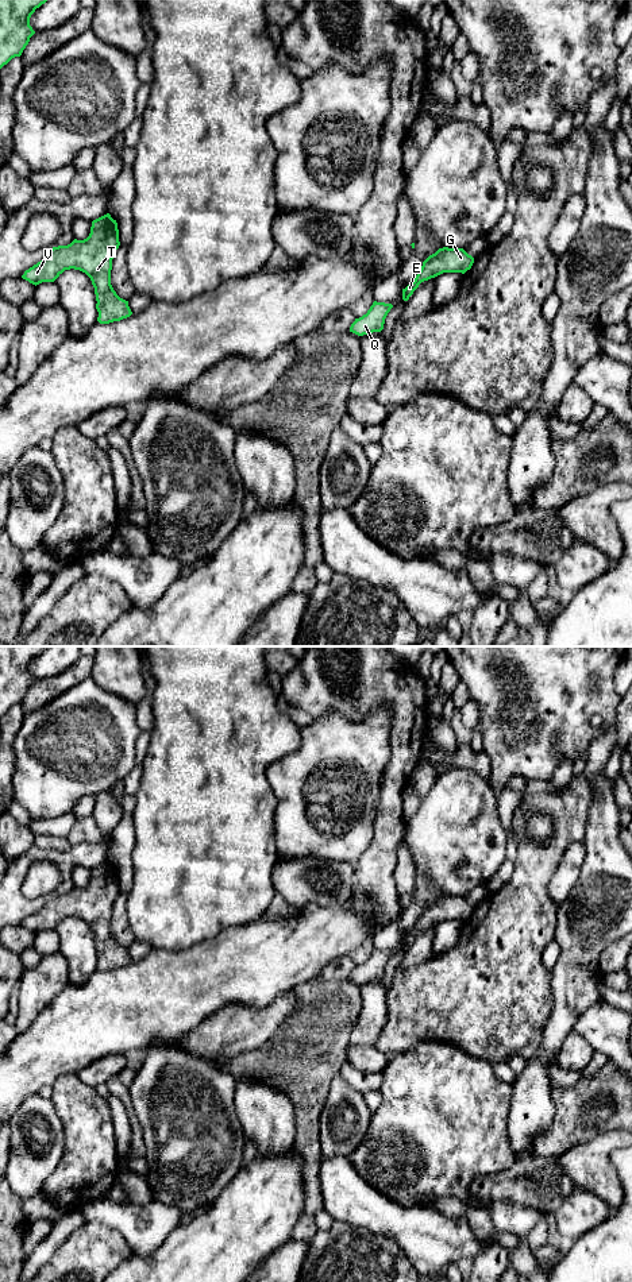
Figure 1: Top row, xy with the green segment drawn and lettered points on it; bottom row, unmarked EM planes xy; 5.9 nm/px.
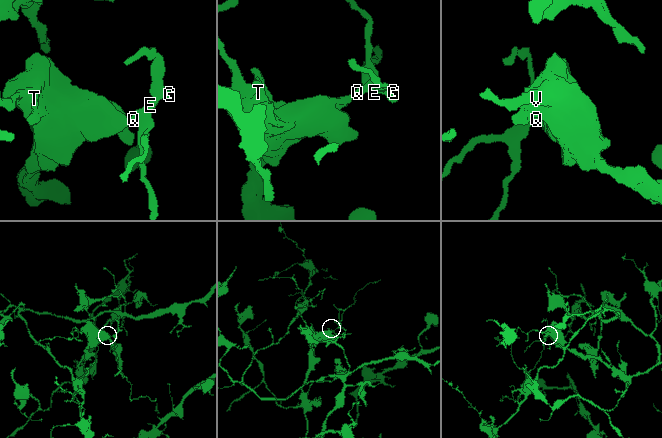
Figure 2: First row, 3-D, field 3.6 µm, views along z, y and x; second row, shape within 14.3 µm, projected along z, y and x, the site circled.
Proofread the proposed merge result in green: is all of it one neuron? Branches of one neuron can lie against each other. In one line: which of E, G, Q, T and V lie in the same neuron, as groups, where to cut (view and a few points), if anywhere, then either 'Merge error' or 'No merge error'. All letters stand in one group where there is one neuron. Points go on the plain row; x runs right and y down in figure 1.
Groups: E G Q T V. No split. No merge error

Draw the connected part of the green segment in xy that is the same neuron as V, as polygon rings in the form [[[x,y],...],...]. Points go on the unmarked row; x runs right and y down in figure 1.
[[[107,861],[92,869],[86,887],[53,895],[41,910],[26,918],[22,926],[36,934],[54,930],[65,918],[80,918],[90,926],[95,935],[97,969],[120,969],[132,959],[128,949],[120,946],[111,932],[112,907],[119,893],[117,870]]]

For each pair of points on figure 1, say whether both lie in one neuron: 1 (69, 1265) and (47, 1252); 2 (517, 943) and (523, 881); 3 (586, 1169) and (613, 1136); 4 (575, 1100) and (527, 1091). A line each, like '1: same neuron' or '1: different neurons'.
1: different neurons
2: same neuron
3: same neuron
4: different neurons

